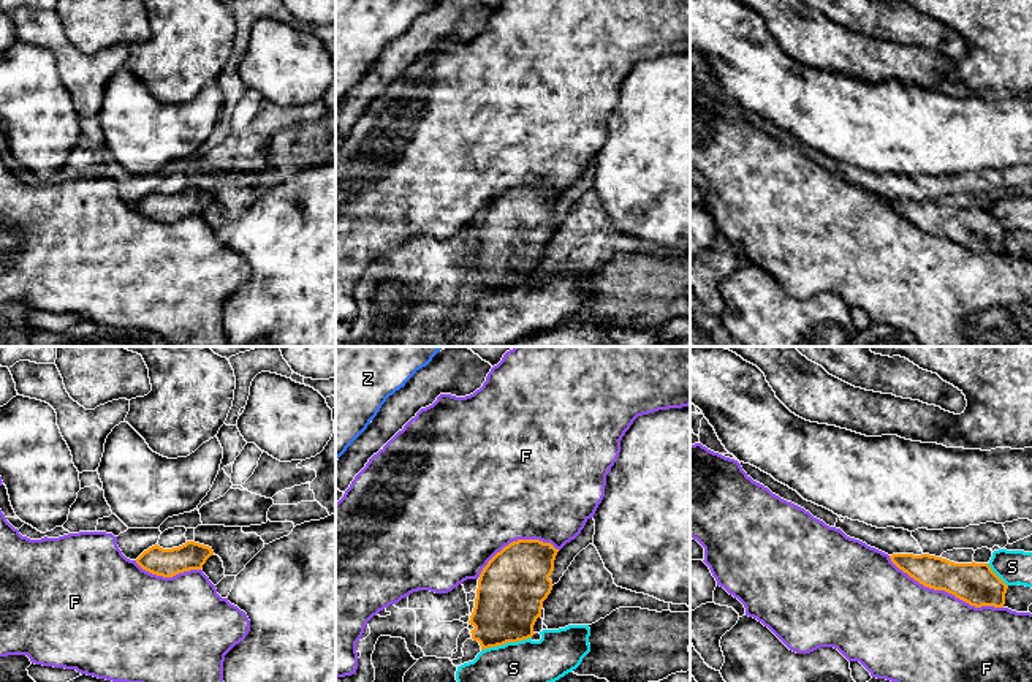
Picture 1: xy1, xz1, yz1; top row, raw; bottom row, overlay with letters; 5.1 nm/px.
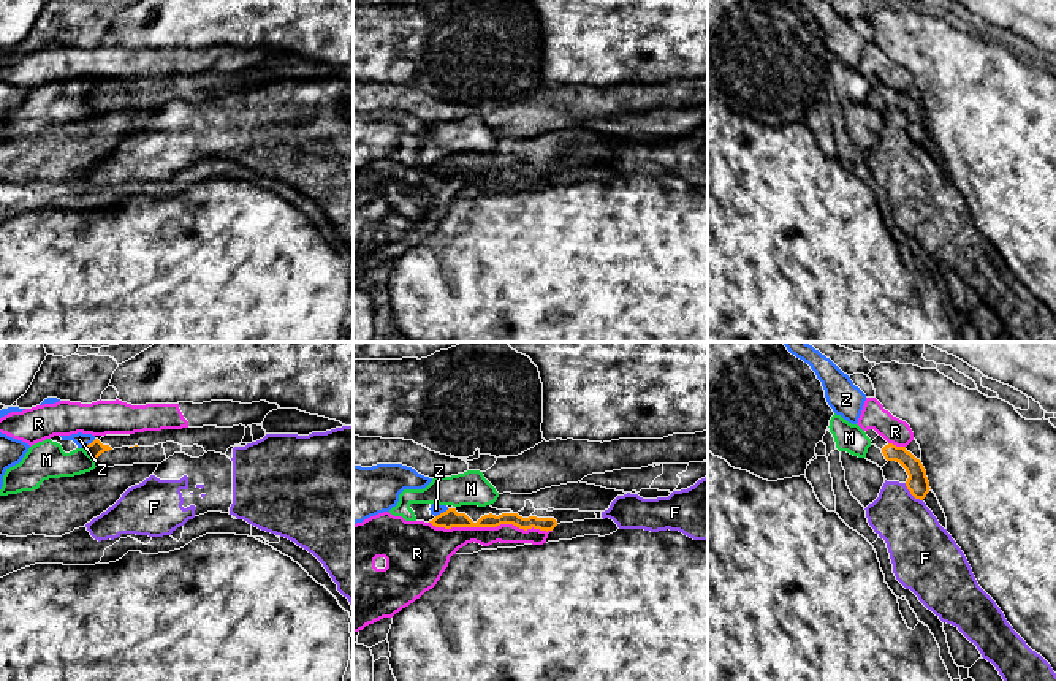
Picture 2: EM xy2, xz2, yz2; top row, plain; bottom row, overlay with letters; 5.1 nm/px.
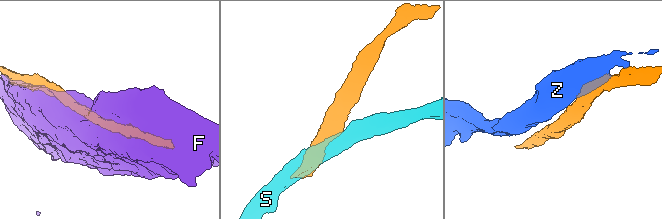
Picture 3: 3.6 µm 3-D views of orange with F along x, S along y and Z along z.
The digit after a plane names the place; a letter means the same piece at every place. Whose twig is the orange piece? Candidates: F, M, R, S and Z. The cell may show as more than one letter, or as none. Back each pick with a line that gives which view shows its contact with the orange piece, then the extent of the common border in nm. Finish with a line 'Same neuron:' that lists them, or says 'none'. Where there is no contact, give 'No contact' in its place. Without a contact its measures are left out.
Same neuron: none

